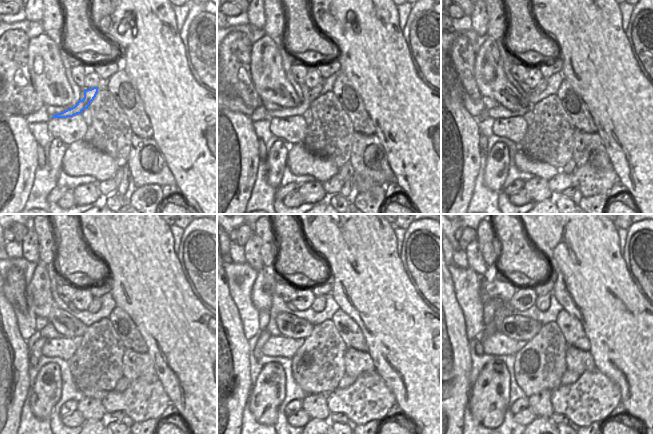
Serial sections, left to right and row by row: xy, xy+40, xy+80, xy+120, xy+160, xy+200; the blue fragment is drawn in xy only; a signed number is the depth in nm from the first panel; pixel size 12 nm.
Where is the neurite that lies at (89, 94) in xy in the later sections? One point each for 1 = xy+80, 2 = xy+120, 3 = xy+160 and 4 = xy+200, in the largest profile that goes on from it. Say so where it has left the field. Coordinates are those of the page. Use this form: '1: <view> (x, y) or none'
1: xy+80 (508, 113)
2: xy+120 (94, 306)
3: xy+160 (319, 303)
4: xy+200 (542, 303)

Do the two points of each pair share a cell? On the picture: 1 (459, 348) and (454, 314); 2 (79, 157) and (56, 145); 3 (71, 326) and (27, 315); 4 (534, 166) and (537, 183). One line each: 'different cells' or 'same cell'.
1: same cell
2: different cells
3: different cells
4: different cells

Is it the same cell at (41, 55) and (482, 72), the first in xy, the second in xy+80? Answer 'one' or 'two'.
one

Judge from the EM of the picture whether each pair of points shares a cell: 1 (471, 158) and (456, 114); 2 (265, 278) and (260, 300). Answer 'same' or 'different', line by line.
1: same
2: same

